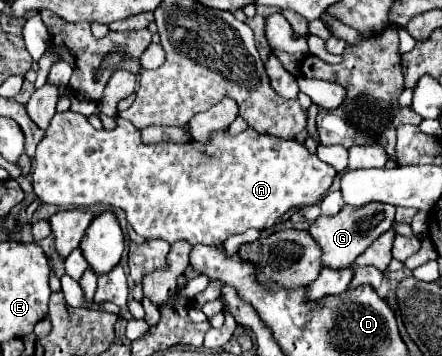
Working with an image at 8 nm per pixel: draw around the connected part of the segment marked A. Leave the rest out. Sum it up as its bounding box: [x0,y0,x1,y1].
[32,111,336,245]

